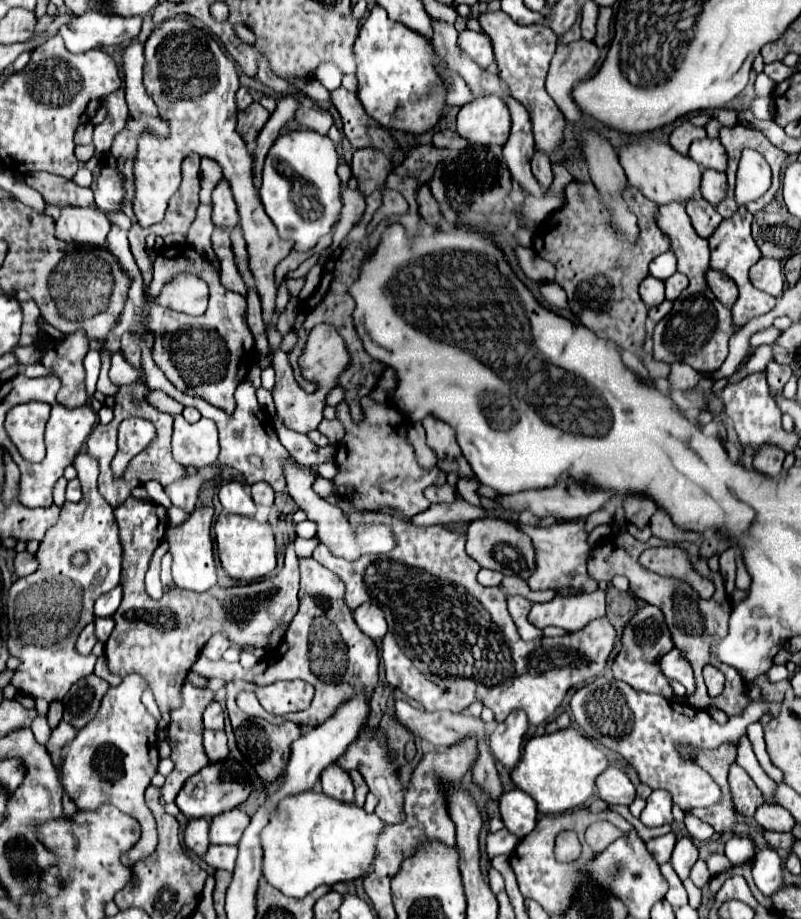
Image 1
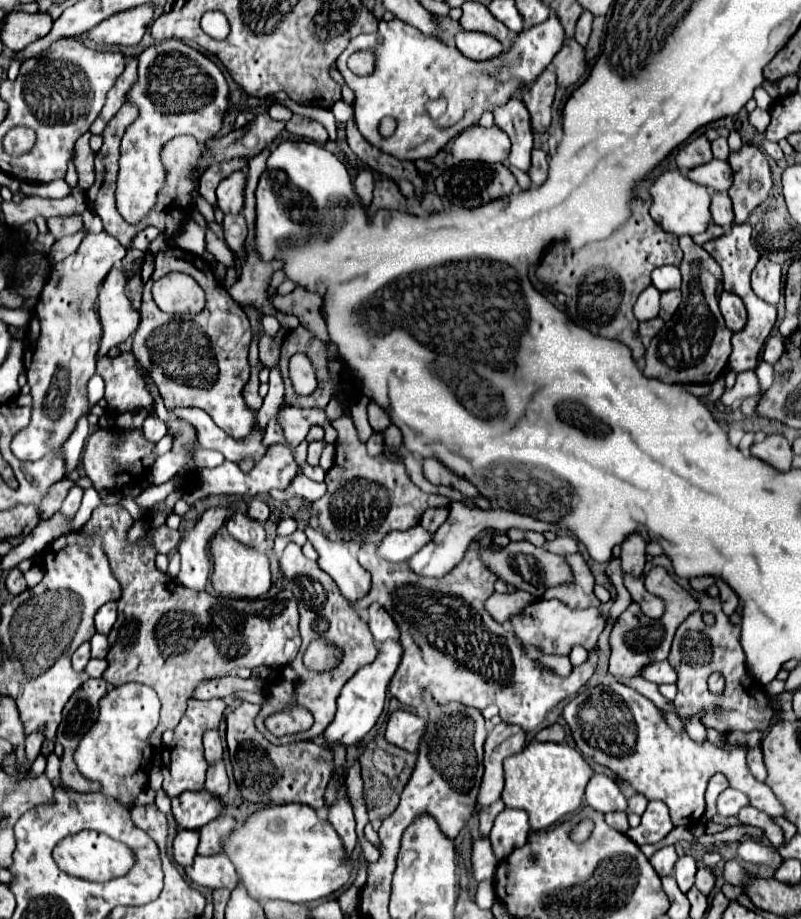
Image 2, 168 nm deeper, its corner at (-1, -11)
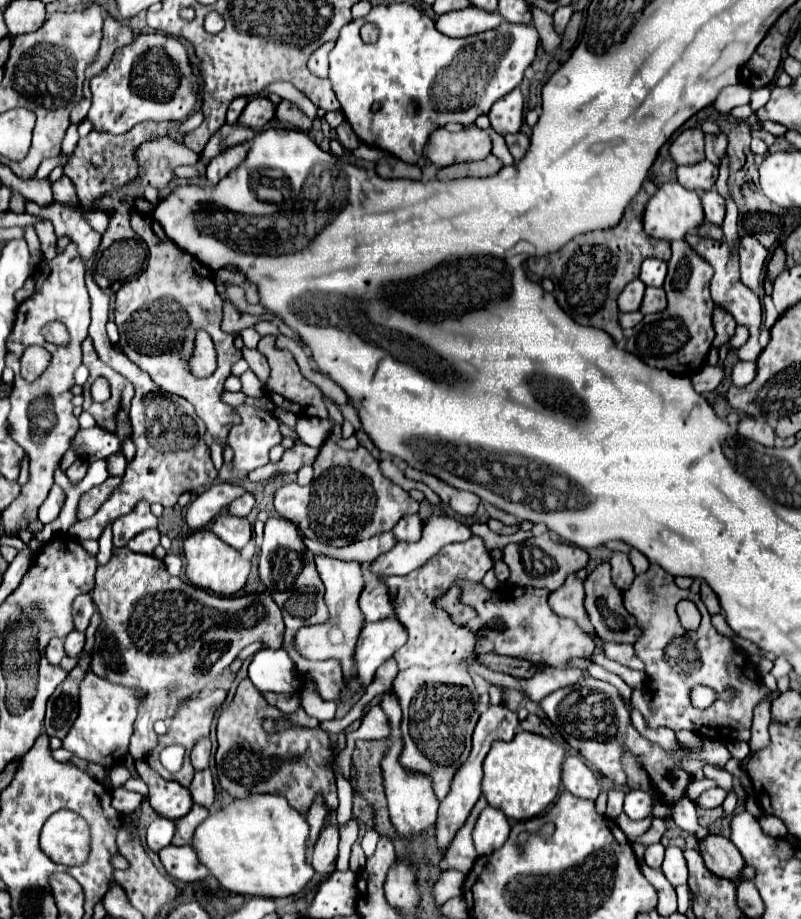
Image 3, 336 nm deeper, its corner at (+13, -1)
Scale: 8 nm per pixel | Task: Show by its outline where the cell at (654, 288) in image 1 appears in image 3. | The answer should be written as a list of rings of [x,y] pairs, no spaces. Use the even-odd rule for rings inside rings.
[[[632,280],[624,292],[620,294],[618,298],[618,306],[620,306],[620,312],[636,312],[642,304],[642,298],[644,298],[644,290],[646,286],[640,282],[640,280]]]

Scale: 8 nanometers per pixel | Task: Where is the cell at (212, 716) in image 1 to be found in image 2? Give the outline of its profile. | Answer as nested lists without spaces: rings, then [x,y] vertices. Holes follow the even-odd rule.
[[[208,730],[204,734],[204,750],[206,750],[206,760],[218,760],[222,758],[222,742],[220,742],[220,734],[218,730]]]

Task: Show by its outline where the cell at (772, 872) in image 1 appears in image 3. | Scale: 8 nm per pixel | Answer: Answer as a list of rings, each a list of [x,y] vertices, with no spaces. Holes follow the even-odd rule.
[[[683,796],[671,810],[671,818],[682,830],[687,832],[695,831],[695,835],[699,840],[704,839],[709,834],[708,830],[701,827],[698,823],[696,803],[687,796]]]

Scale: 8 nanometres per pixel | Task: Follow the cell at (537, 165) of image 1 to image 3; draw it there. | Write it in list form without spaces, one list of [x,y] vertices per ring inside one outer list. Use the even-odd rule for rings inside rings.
[[[516,132],[516,134],[506,134],[506,144],[510,148],[510,154],[514,156],[514,162],[522,160],[522,156],[526,154],[528,146],[530,146],[530,138],[524,132]]]

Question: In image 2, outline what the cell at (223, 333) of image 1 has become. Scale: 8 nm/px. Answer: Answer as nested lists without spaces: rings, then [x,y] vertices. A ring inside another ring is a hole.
[[[170,244],[164,254],[156,254],[156,270],[144,284],[144,304],[140,308],[140,326],[134,336],[132,352],[148,370],[166,408],[194,406],[210,414],[210,418],[232,438],[244,438],[250,432],[254,414],[246,408],[242,390],[250,380],[248,346],[252,330],[246,312],[216,282],[212,266],[206,258],[190,254]],[[168,272],[190,274],[206,292],[206,310],[198,316],[172,316],[152,302],[152,284]]]

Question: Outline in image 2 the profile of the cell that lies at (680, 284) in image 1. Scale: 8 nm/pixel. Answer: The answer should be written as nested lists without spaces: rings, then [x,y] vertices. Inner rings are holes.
[[[666,290],[666,292],[662,292],[660,316],[662,316],[664,320],[668,320],[668,318],[676,312],[678,304],[680,304],[680,290]]]

